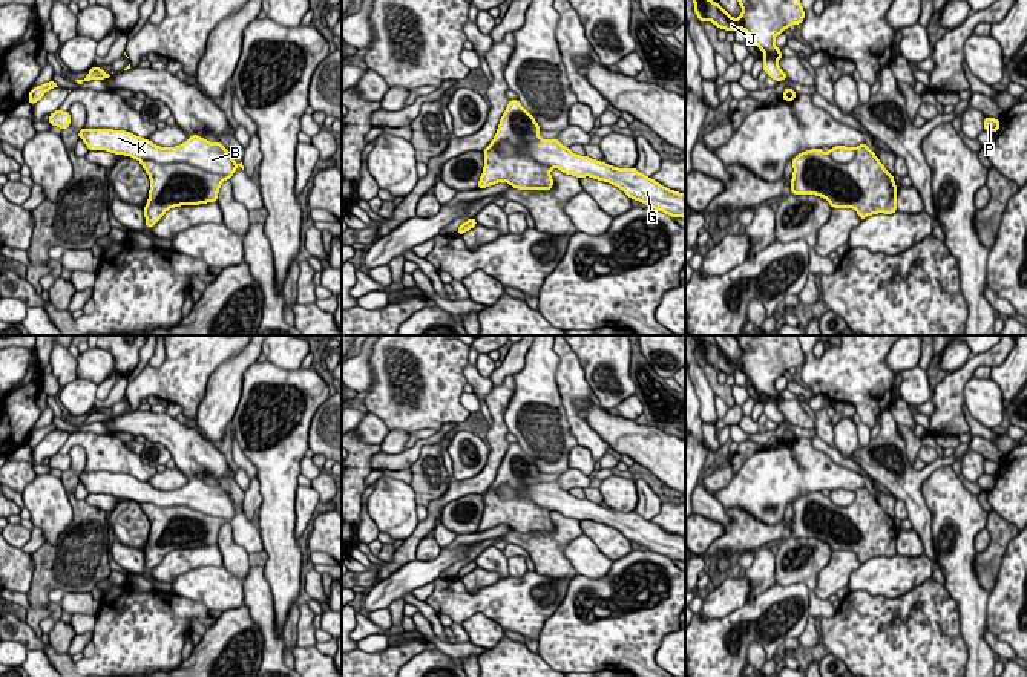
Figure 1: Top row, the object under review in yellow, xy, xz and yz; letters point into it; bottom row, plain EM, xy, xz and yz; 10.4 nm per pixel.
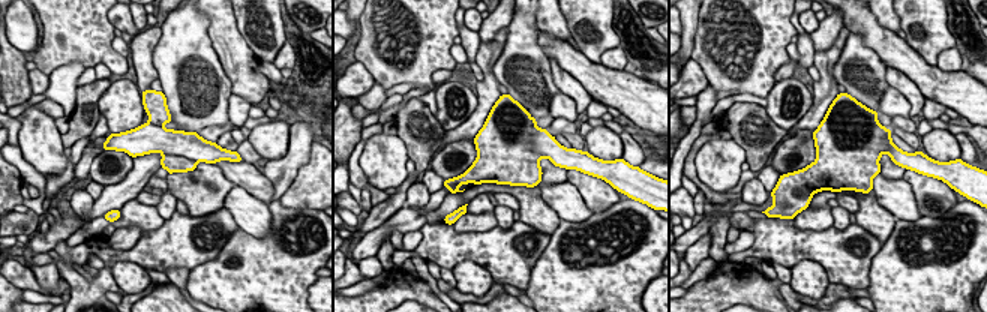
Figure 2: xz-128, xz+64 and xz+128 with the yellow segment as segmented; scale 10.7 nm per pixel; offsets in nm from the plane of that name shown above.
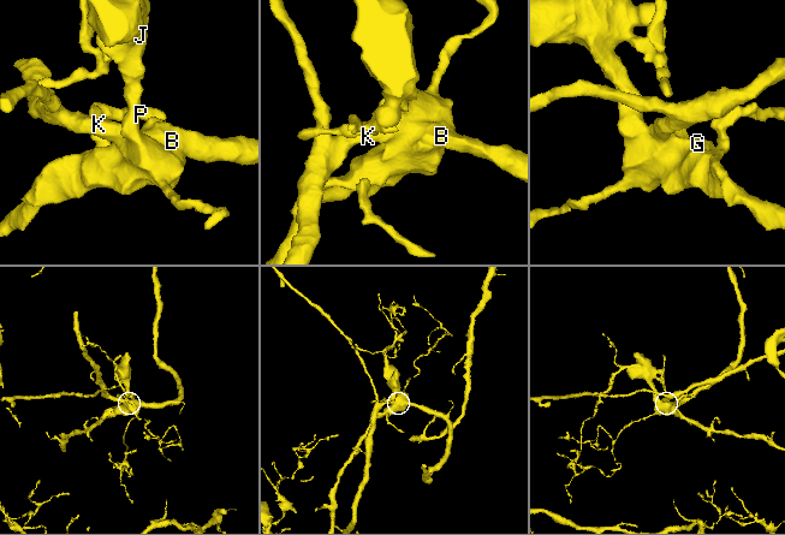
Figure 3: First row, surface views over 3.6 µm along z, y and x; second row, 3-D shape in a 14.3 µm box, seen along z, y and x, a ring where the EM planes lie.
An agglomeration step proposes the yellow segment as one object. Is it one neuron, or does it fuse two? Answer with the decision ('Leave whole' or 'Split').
Split

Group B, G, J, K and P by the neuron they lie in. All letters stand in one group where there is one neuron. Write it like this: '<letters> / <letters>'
B G K / J P

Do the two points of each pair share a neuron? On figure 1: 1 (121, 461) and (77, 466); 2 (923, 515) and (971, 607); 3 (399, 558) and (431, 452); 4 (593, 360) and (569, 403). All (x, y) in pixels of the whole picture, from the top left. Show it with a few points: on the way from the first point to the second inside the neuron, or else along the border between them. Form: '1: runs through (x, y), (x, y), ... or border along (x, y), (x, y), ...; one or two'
1: border along (74, 444), (85, 451), (85, 469); two
2: border along (922, 495), (931, 513), (932, 547), (940, 565); two
3: border along (451, 481), (426, 507); two
4: border along (574, 351), (584, 380), (593, 392); two

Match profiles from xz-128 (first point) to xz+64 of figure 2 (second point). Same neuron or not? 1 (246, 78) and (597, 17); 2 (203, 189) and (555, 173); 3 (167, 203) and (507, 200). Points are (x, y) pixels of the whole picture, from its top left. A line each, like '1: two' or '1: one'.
1: two
2: one
3: two

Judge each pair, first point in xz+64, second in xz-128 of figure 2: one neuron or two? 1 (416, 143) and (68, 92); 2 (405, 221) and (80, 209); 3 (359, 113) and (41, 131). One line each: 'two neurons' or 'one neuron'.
1: two neurons
2: two neurons
3: two neurons

